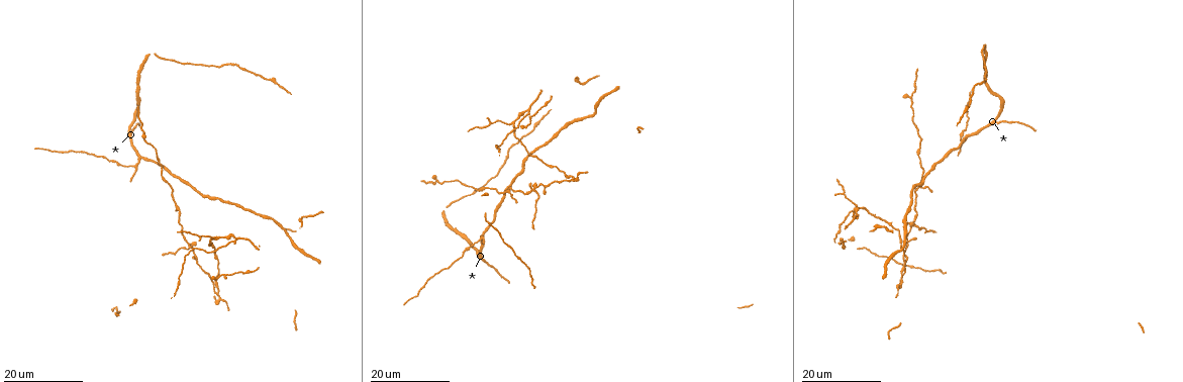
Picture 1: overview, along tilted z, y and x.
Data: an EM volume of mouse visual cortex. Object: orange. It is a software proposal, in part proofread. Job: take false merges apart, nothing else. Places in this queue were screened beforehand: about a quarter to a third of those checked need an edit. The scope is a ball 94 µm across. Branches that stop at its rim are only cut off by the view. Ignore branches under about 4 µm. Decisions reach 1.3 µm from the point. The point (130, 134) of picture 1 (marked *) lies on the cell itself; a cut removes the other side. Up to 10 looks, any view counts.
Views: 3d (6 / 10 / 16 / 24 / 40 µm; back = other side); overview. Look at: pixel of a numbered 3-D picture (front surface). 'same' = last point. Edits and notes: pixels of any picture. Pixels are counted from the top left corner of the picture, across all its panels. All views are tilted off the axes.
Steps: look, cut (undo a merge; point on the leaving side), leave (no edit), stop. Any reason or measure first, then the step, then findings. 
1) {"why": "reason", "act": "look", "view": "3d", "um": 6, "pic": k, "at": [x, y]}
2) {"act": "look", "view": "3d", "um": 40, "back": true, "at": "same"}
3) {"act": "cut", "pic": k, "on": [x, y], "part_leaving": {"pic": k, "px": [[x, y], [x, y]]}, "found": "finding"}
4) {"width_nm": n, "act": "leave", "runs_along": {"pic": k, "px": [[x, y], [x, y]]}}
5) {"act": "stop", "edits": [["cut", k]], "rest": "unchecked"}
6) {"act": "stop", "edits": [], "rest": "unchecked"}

{"why": "three arms meet", "act": "look", "view": "3d", "um": 16, "pic": 1, "at": [141, 157]}

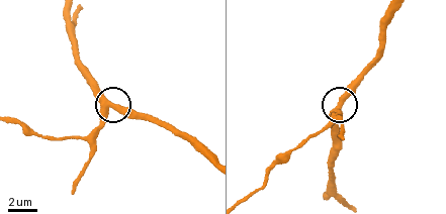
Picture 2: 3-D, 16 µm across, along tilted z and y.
{"why": "zoom in", "act": "look", "view": "3d", "um": 6, "pic": 2, "at": [336, 110]}

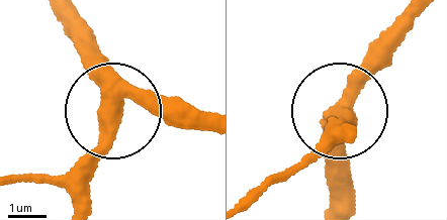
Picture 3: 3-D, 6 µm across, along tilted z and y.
{"side_arm_um": 31, "act": "leave", "runs_along": {"pic": 3, "px": [[81, 19], [113, 74], [114, 99], [108, 140], [73, 191]]}, "found": "continuous, no second cell"}

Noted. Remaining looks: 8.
{"act": "look", "view": "3d", "um": 24, "pic": 1, "at": [935, 164]}

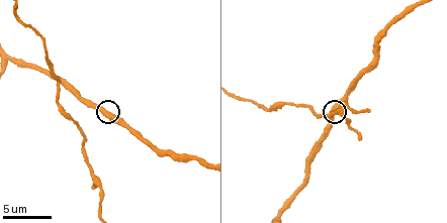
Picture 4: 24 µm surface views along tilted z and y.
{"act": "look", "view": "3d", "um": 10, "pic": 4, "at": [333, 107]}

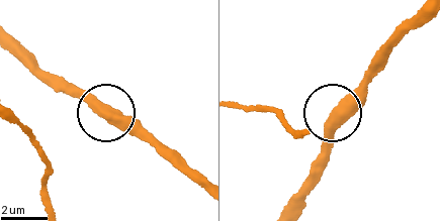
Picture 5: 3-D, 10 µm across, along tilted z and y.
{"side_arm_um": 69, "act": "leave", "found": "one cell here"}

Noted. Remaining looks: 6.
{"why": "four arms meet", "act": "look", "view": "3d", "um": 24, "pic": 1, "at": [533, 189]}

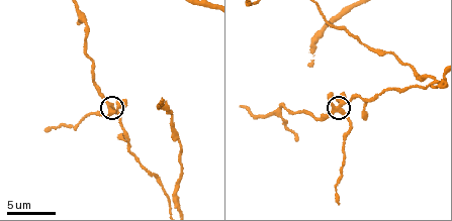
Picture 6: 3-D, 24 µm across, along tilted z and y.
{"why": "closer look", "act": "look", "view": "3d", "um": 6, "pic": 6, "at": [340, 112]}

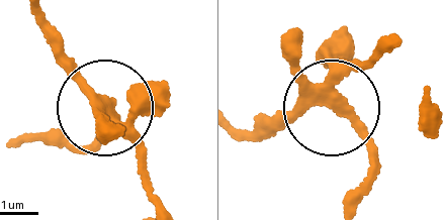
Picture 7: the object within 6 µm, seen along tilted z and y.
{"act": "cut", "pic": 7, "on": [375, 158], "part_leaving": {"pic": 7, "px": [[348, 113], [369, 156], [358, 199]]}, "found": "two cells meet here"}

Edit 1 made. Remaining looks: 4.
{"act": "look", "view": "overview"}

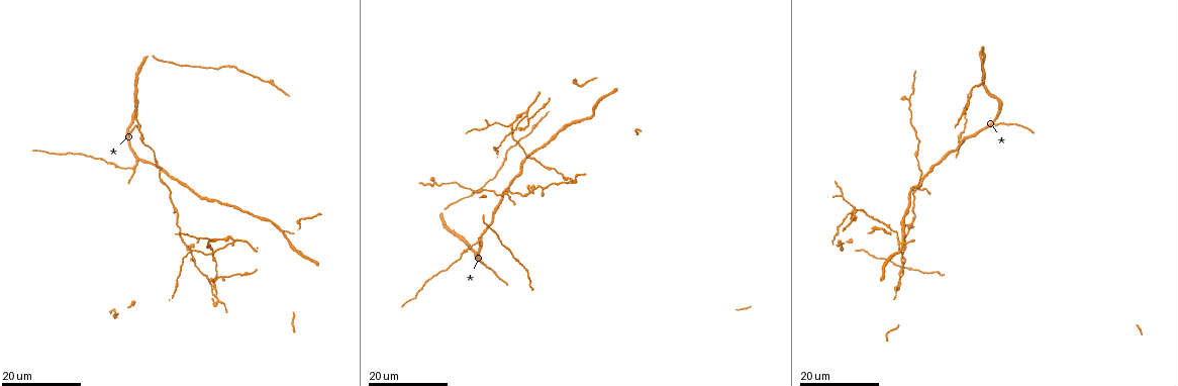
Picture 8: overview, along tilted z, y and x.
{"why": "three arms meet", "act": "look", "view": "3d", "um": 16, "pic": 8, "at": [214, 294]}

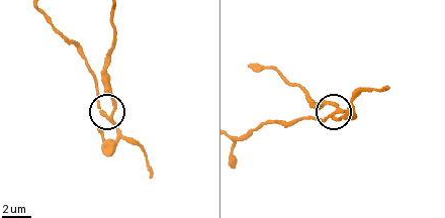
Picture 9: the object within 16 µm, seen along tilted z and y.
{"act": "look", "view": "3d", "um": 10, "pic": 9, "at": [339, 110]}

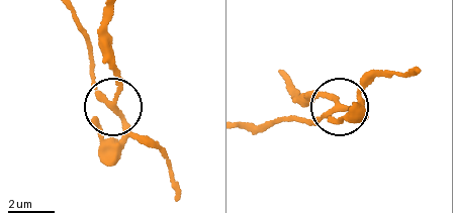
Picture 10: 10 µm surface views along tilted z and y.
{"act": "look", "view": "3d", "um": 10, "back": true, "pic": 10, "at": [115, 105]}

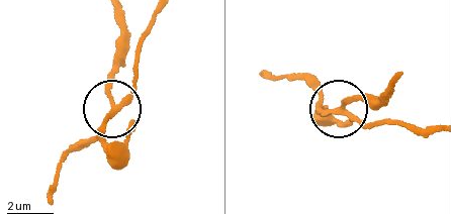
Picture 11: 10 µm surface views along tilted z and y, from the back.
{"side_arm_um": 6, "act": "cut", "pic": 11, "on": [109, 74], "part_leaving": {"pic": 11, "px": [[113, 108], [108, 77], [122, 29], [117, 12]]}, "found": "a second cell is stuck on"}

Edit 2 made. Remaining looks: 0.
{"act": "stop", "edits": [["cut", 7], ["cut", 11]], "rest": "unchecked"}

